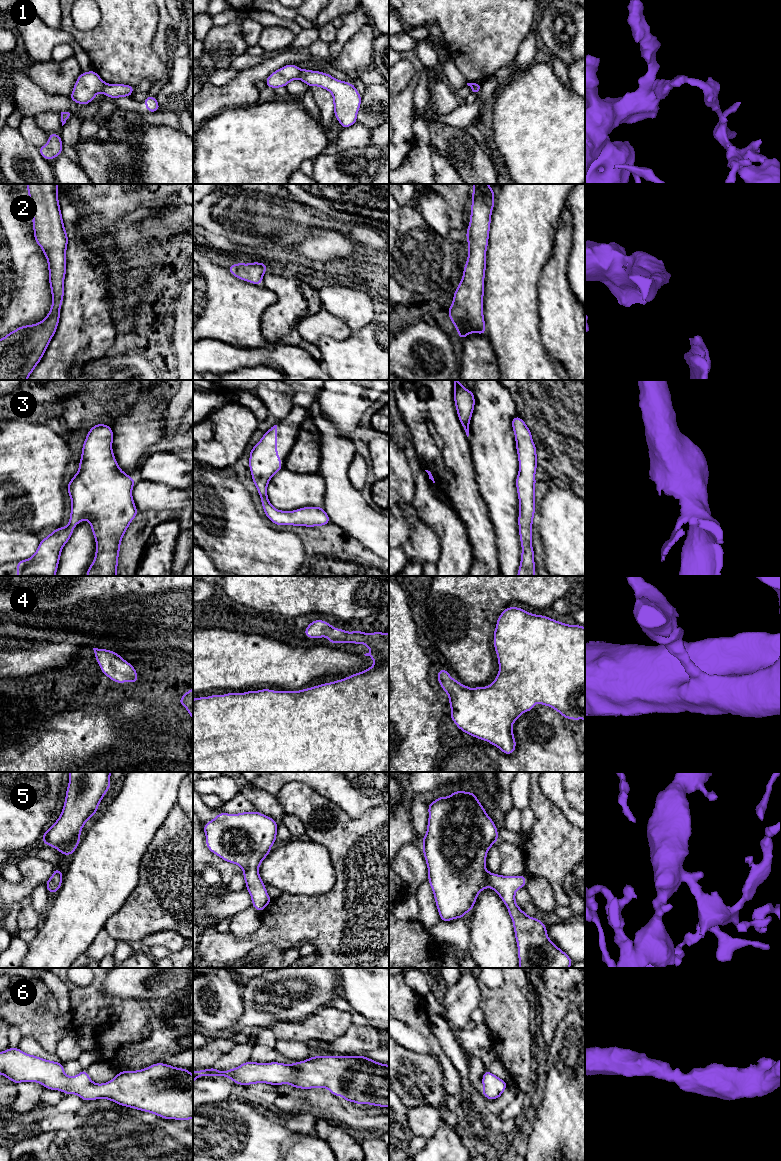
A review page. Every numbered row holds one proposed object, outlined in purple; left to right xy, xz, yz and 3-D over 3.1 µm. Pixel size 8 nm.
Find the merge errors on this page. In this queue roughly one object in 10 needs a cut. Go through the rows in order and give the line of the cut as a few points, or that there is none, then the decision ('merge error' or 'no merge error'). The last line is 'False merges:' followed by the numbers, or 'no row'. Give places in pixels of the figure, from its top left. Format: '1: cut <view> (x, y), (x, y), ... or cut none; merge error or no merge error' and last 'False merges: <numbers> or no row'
1: cut xy (105, 83), (101, 91); merge error
2: cut none; no merge error
3: cut none; no merge error
4: cut none; no merge error
5: cut none; no merge error
6: cut none; no merge error
False merges: 1

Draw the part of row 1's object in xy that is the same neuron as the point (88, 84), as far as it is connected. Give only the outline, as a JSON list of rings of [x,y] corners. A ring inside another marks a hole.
[[[94,70],[84,72],[77,78],[69,98],[78,104],[87,105],[103,91],[104,85],[104,81]]]

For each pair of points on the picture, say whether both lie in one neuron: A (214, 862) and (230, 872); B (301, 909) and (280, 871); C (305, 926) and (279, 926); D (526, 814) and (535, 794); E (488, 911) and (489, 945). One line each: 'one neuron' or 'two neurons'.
A: one neuron
B: two neurons
C: one neuron
D: two neurons
E: one neuron

